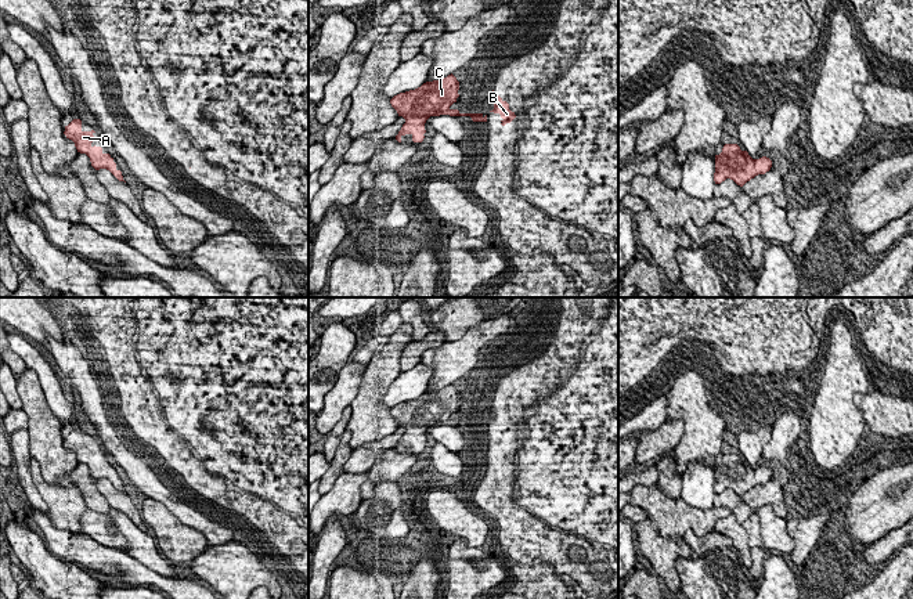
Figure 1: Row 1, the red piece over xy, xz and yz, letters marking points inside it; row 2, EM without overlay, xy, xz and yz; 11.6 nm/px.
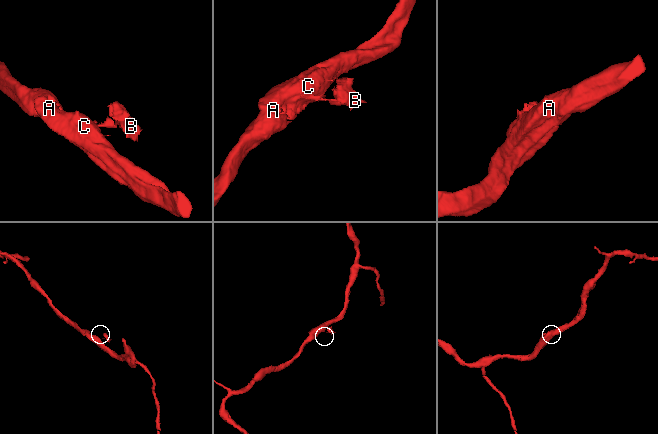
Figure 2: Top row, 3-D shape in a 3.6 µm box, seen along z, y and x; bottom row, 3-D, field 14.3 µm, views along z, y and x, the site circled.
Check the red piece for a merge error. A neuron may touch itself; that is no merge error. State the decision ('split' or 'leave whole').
leave whole

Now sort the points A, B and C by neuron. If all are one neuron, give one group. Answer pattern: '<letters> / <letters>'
A B C

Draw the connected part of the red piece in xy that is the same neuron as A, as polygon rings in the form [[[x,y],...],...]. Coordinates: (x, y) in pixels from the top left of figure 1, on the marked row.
[[[73,119],[68,126],[65,126],[64,134],[66,138],[75,142],[77,152],[86,154],[90,158],[91,166],[95,170],[107,169],[109,170],[119,181],[124,181],[122,172],[116,169],[116,163],[109,154],[104,154],[101,147],[93,147],[93,134],[95,131],[83,131],[82,120]]]

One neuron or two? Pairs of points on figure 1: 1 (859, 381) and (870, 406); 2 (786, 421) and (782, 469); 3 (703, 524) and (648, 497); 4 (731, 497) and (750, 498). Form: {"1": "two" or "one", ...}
{"1": "two", "2": "one", "3": "one", "4": "two"}

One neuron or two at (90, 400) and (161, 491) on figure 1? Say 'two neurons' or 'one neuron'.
one neuron

